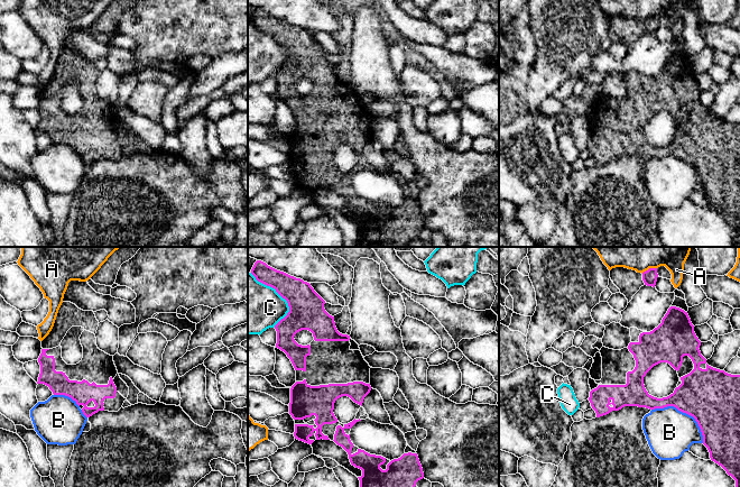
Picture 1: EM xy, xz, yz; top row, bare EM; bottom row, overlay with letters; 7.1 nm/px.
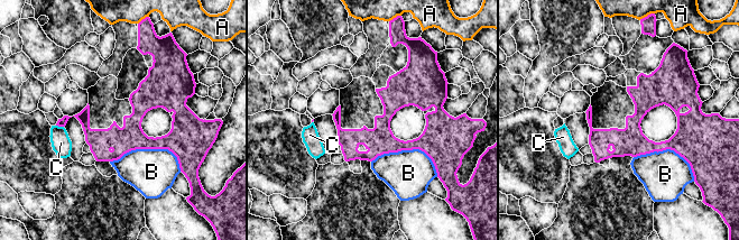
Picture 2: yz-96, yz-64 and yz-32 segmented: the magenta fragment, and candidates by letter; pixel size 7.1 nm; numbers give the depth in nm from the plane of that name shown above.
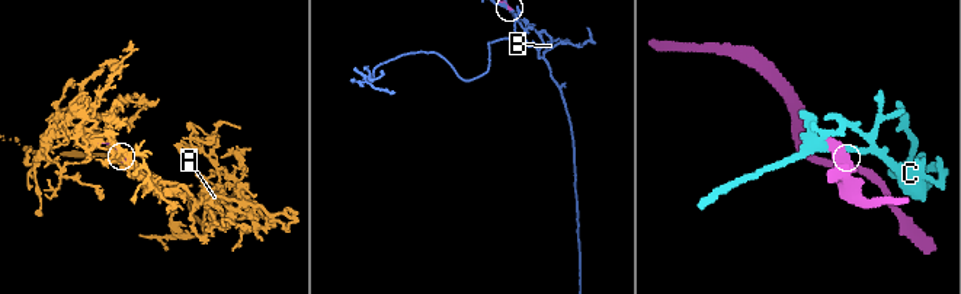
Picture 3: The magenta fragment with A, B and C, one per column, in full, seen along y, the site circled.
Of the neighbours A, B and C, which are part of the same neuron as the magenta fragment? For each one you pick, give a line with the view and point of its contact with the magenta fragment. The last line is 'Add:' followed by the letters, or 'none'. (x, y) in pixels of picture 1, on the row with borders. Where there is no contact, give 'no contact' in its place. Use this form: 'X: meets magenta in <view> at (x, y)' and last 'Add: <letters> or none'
Add: none

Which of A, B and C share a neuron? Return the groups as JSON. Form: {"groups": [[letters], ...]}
{"groups": [["A"], ["B"], ["C"]]}

